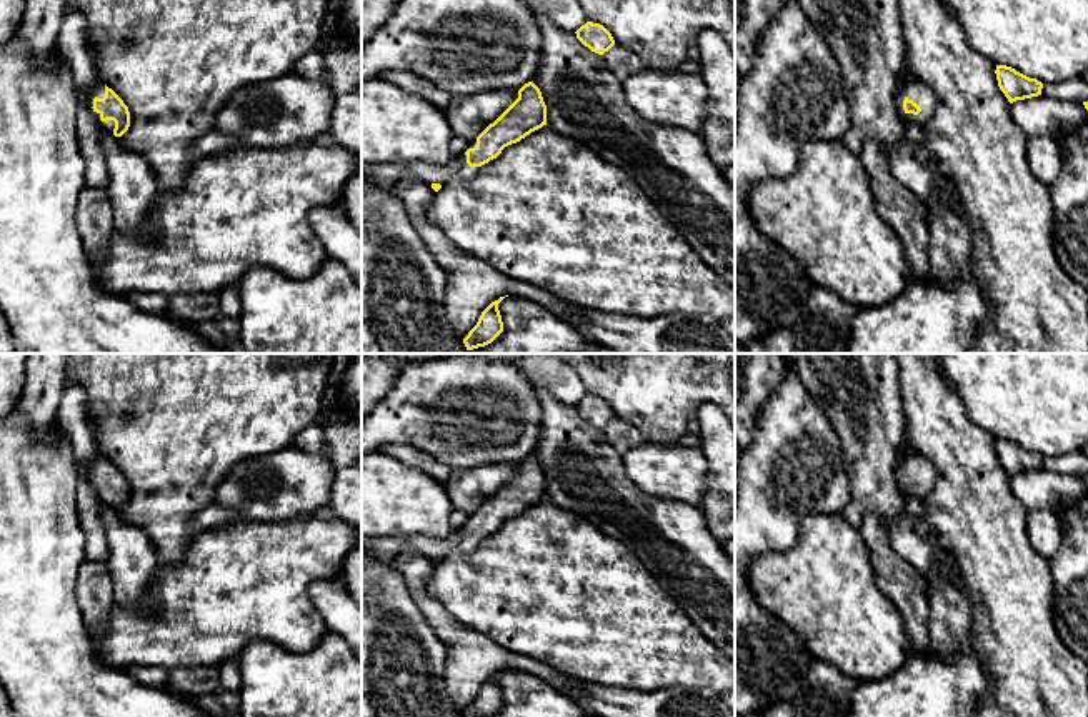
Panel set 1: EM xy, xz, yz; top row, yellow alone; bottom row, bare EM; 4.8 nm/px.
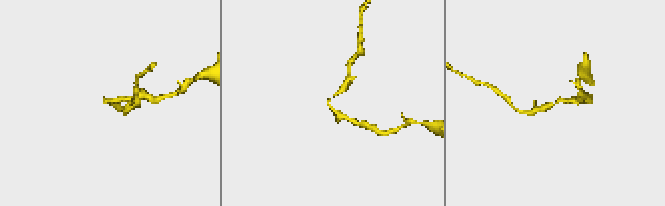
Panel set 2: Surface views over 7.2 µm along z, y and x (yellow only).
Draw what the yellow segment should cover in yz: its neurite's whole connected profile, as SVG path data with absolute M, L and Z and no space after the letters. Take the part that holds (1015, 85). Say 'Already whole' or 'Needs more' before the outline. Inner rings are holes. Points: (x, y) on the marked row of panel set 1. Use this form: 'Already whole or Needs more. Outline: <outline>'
Already whole. Outline: M996 65L995 73L998 87L1010 103L1041 95L1041 82L1020 73L1011 67Z

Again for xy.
Needs more. Outline: M95 82L85 93L85 102L92 108L102 130L122 137L130 127L130 112L123 100L102 82Z

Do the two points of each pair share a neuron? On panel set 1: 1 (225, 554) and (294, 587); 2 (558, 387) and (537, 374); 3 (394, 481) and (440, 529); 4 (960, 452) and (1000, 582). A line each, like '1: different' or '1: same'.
1: same
2: same
3: same
4: same

